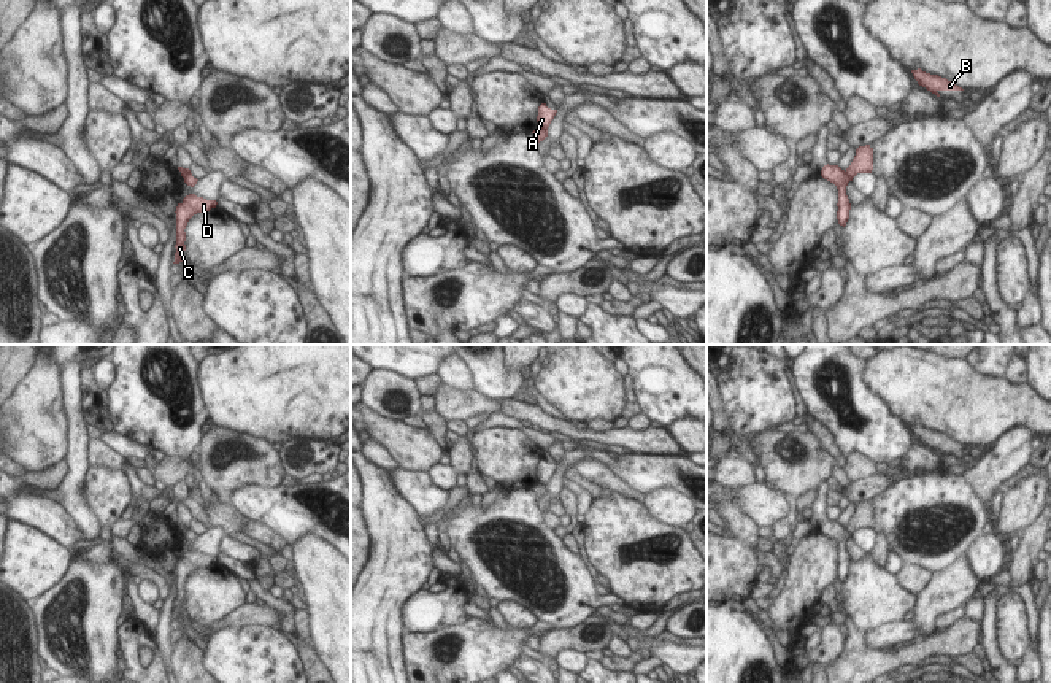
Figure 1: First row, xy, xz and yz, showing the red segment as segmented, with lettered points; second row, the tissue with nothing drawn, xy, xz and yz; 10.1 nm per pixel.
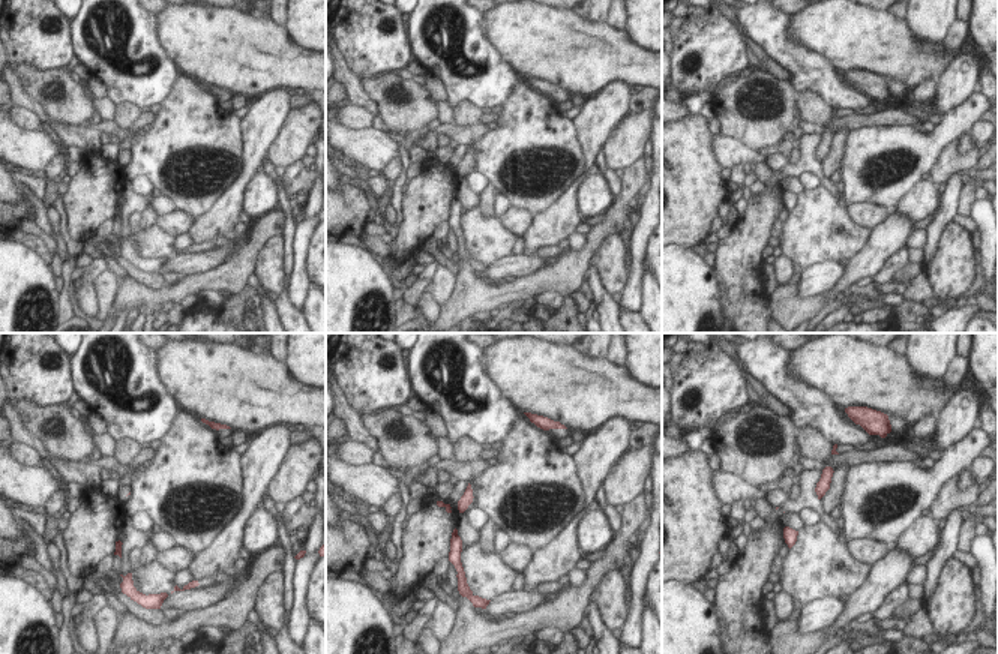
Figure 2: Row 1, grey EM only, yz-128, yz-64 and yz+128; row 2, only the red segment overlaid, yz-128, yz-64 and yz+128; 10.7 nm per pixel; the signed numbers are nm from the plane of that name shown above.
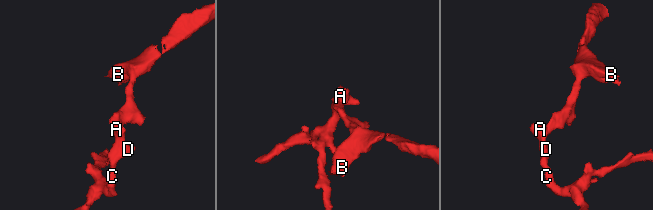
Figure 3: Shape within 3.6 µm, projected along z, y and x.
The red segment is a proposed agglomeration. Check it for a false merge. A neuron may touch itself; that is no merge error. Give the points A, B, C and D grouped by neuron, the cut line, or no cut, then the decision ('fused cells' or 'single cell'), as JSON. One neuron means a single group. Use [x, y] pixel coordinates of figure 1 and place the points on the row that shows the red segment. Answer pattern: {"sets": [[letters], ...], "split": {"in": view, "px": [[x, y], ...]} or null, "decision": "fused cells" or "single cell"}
{"sets": [["A", "C", "D"], ["B"]], "split": {"in": "yz", "px": [[845, 172], [851, 180]]}, "decision": "fused cells"}

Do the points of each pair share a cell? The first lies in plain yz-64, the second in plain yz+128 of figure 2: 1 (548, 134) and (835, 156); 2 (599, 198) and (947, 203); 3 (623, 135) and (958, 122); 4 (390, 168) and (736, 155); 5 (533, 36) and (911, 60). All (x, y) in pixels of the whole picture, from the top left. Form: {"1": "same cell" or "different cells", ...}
{"1": "different cells", "2": "different cells", "3": "different cells", "4": "different cells", "5": "same cell"}

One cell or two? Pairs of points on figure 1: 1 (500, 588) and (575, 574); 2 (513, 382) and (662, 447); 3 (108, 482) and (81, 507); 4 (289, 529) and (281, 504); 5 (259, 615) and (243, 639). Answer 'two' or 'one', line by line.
1: one
2: two
3: two
4: one
5: two

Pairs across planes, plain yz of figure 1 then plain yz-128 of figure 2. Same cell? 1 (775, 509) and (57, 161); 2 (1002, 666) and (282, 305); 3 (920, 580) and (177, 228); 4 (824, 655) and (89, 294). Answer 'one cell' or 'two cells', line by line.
1: two cells
2: two cells
3: one cell
4: two cells

